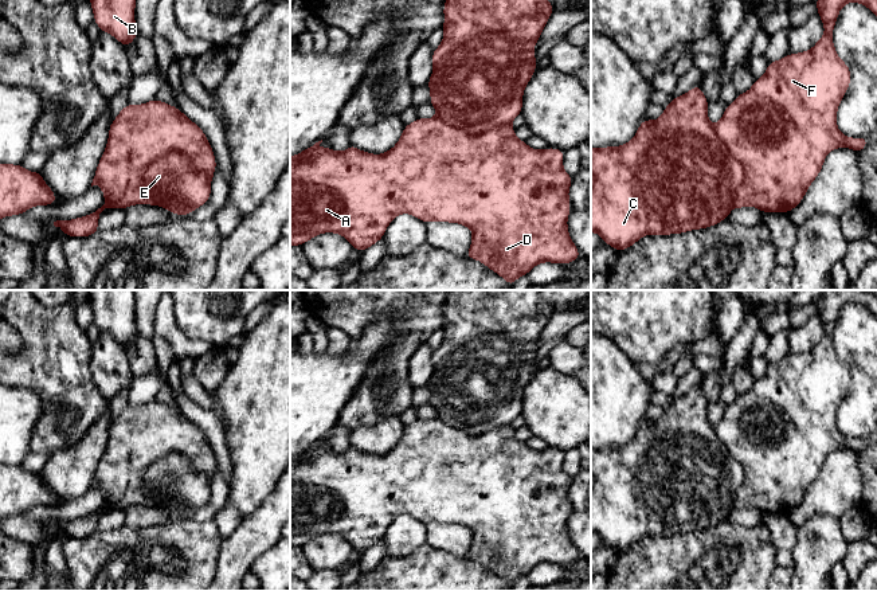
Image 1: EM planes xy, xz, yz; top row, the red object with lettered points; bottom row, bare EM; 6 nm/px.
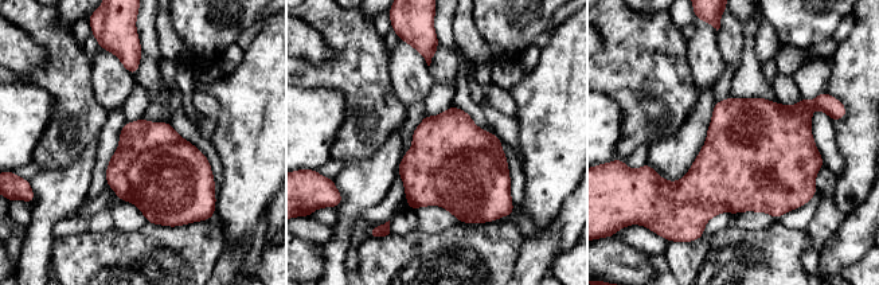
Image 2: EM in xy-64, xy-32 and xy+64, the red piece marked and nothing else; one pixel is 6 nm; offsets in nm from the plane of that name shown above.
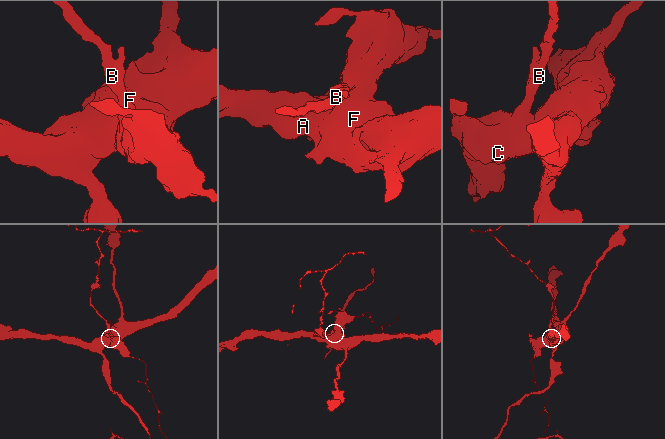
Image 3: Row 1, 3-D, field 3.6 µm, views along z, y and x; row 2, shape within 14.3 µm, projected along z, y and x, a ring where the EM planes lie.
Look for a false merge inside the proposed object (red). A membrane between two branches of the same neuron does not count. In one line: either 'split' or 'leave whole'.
split

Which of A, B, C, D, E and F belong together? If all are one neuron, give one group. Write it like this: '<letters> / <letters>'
A D F / B C E

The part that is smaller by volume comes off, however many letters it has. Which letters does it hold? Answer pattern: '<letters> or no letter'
B, C, E

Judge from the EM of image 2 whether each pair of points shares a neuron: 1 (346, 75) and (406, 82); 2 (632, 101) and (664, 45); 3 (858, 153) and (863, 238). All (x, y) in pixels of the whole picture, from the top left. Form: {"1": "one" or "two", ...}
{"1": "two", "2": "one", "3": "two"}

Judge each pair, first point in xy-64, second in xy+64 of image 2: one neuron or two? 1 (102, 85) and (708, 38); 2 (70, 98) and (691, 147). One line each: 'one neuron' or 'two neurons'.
1: one neuron
2: two neurons

